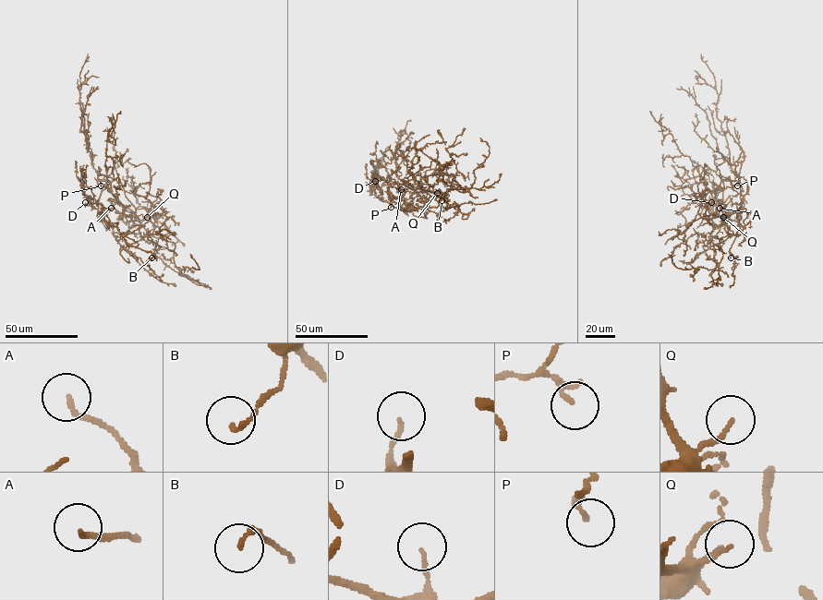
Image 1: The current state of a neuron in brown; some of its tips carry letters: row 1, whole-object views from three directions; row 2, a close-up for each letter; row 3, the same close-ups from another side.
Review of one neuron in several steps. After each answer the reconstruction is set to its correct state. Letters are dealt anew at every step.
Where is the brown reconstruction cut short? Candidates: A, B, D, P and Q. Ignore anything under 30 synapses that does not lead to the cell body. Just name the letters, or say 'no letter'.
no letter

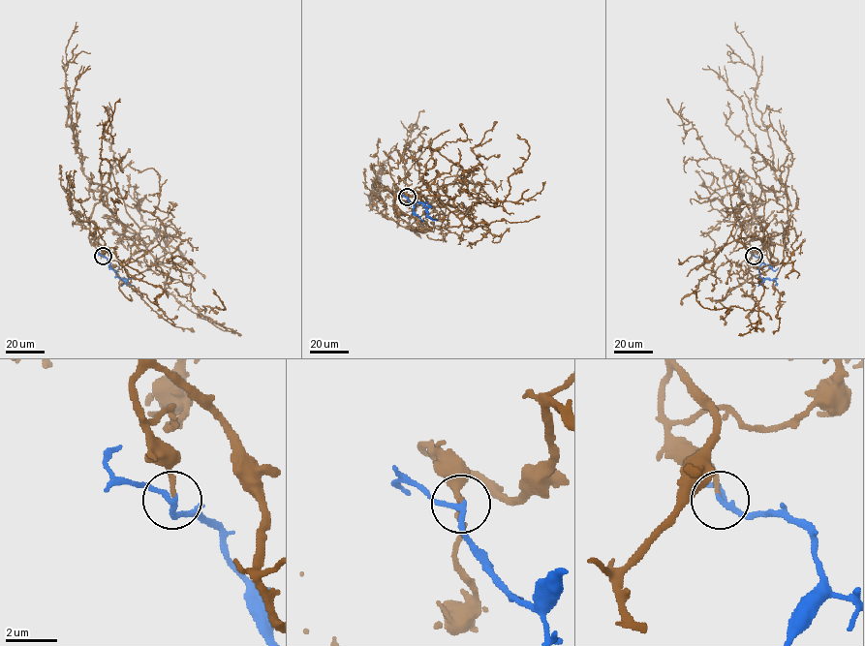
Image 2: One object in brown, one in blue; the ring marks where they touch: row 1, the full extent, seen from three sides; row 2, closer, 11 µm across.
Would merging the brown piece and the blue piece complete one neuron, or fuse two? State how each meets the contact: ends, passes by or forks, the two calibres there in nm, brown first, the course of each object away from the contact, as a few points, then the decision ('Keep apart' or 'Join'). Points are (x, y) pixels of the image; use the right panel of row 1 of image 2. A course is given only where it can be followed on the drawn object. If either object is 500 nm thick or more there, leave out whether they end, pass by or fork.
At the ring brown ends. At the ring blue passes by. Thickness 170 nm (brown) against 190 nm. Course of brown: (755, 256), (751, 246), (747, 281), (781, 263), (789, 219), (756, 105), (753, 51), (734, 21). Course of blue: (755, 256), (761, 259), (759, 276), (775, 280), (777, 286). Join

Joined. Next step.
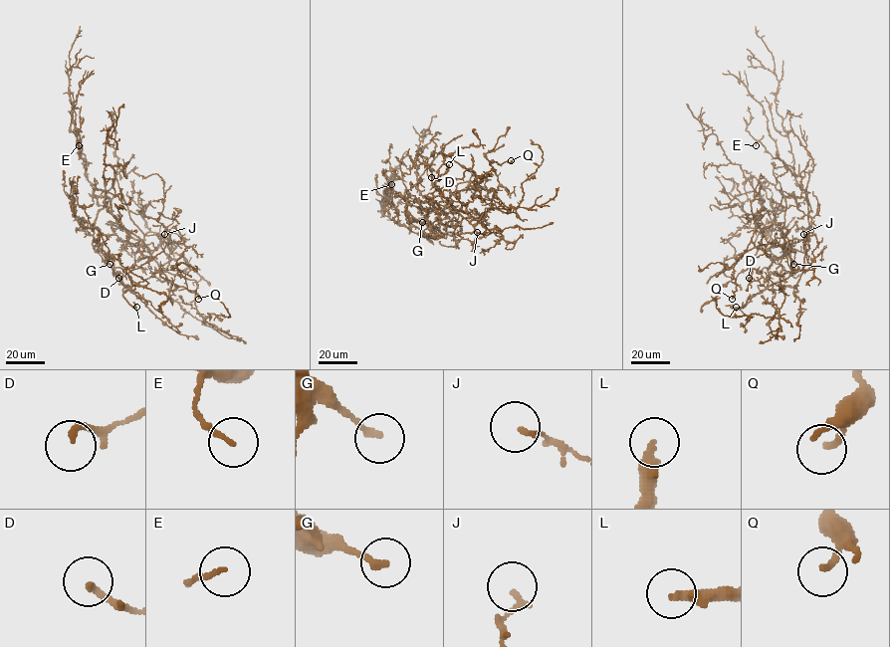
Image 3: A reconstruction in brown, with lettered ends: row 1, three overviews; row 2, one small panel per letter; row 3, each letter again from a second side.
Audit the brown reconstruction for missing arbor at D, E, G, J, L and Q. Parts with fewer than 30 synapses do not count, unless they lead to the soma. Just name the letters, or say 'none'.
L

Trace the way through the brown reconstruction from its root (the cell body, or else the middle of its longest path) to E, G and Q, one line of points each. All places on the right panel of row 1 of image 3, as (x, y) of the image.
E: (791, 270), (800, 271), (804, 264), (803, 240), (810, 228), (806, 192), (781, 160), (760, 142), (756, 145)
G: (791, 270), (787, 277), (767, 288), (768, 268), (775, 257), (770, 249), (773, 241), (793, 264)
Q: (791, 270), (795, 271), (791, 271), (778, 243), (754, 247), (736, 260), (736, 290), (732, 299)

